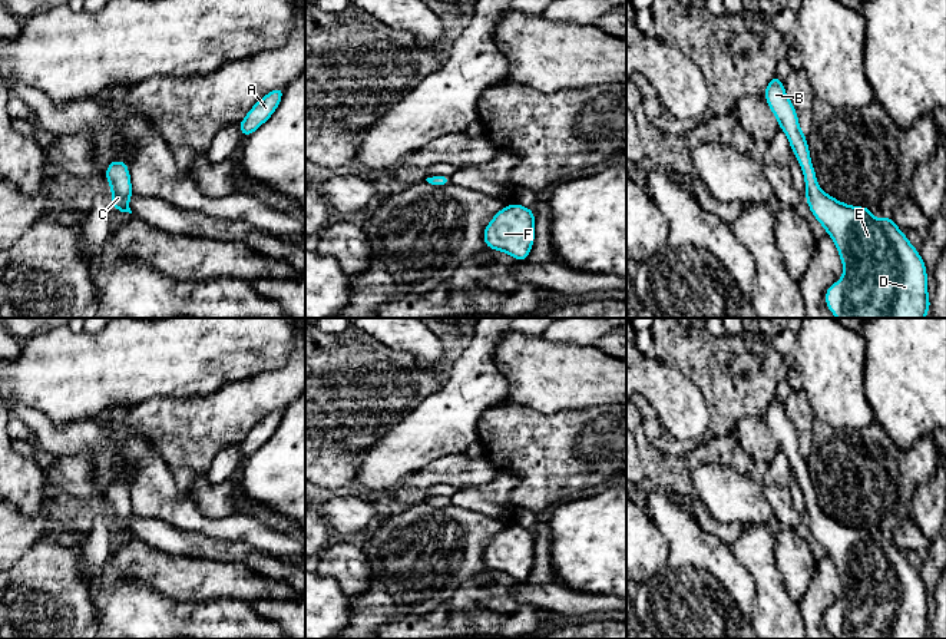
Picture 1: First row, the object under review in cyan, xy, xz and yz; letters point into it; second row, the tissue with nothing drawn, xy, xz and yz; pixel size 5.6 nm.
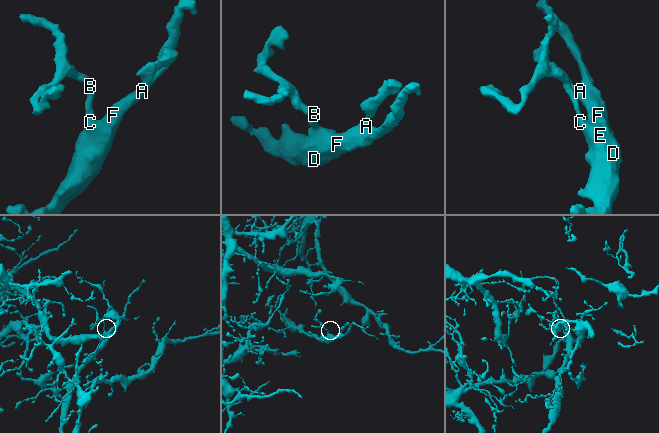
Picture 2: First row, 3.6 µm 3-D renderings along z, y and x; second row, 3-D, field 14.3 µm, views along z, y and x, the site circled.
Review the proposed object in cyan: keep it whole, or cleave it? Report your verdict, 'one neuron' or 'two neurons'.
one neuron

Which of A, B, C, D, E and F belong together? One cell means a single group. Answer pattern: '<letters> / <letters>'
A B C D E F

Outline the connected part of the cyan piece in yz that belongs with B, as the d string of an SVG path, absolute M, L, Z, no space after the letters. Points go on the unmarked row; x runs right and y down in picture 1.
M775 395L768 403L764 418L803 490L810 532L831 557L843 582L843 597L826 612L827 629L837 639L924 639L930 620L926 585L917 570L889 536L877 542L870 529L846 526L824 514L817 504L807 458L801 454L794 426Z

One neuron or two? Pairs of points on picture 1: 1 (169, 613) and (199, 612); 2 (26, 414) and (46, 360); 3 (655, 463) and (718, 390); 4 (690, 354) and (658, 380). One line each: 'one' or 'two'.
1: one
2: two
3: two
4: two

